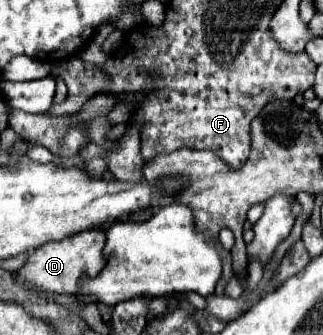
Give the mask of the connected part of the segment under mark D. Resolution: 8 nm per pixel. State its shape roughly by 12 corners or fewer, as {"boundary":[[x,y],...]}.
{"boundary":[[106,236],[42,244],[18,270],[24,288],[76,294],[104,268]]}

